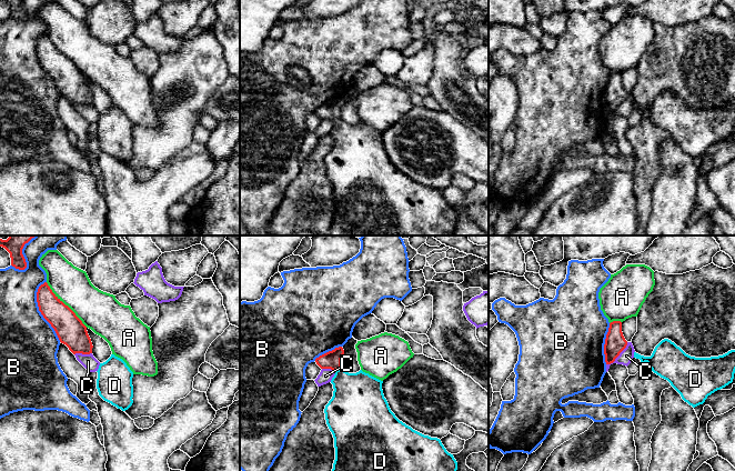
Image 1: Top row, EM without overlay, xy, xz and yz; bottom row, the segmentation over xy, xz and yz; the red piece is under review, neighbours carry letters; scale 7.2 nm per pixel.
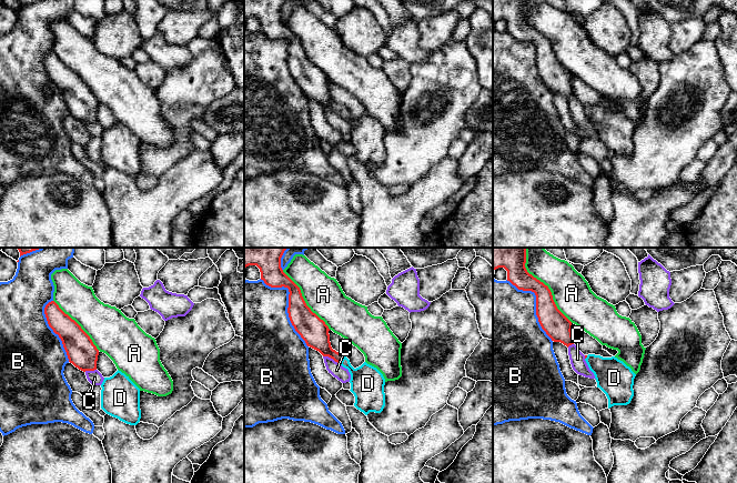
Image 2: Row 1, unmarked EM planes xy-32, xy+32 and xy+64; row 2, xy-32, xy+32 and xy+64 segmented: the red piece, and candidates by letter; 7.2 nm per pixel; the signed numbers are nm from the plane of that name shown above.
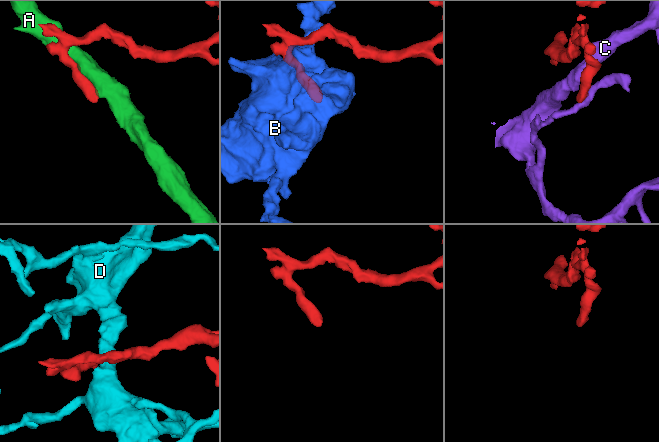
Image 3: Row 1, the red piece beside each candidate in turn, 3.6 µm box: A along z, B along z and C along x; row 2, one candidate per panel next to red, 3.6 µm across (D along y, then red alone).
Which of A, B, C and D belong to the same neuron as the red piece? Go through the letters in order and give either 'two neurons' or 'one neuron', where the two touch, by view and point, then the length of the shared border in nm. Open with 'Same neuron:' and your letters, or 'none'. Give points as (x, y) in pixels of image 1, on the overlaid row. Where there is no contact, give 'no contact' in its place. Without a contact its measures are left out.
Same neuron: D
A: two neurons; meets red in xy at (64, 304); contact 440 nm long
B: two neurons; meets red in xy at (39, 310); contact 460 nm long
C: two neurons; meets red in yz at (618, 354); contact 220 nm long
D: one neuron; meets red in xz at (338, 369); contact 50 nm long

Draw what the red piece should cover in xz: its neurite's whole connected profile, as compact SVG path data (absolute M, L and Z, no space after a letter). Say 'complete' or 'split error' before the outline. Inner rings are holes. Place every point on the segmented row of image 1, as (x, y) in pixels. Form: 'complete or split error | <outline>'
split error | M339 347L315 359L321 369L335 372L331 380L333 397L324 409L326 424L334 438L335 460L332 471L456 471L456 460L446 451L440 439L424 435L395 417L384 398L383 381L362 370L349 373L341 369L343 354L343 348Z

